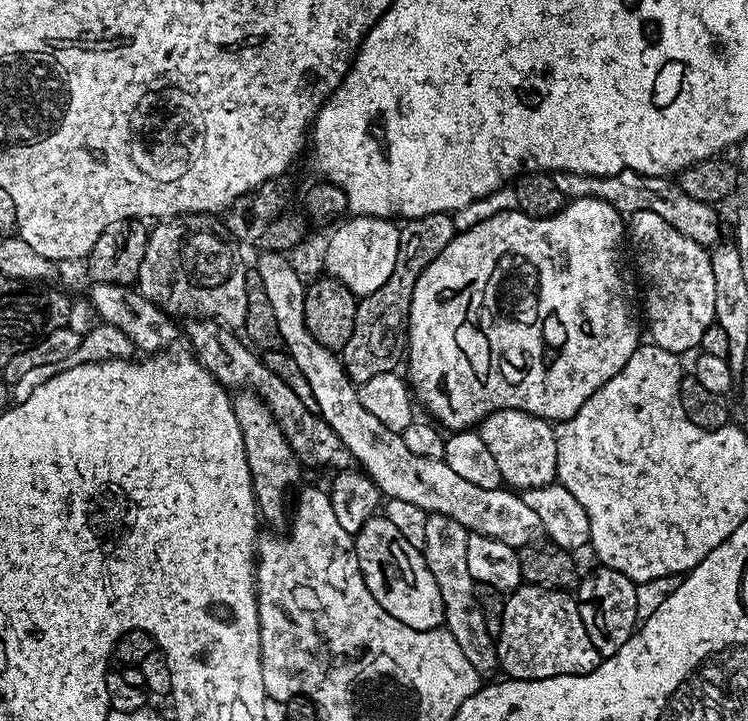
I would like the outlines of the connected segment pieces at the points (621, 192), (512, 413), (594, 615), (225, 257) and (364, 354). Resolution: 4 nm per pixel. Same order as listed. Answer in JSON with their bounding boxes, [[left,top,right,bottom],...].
[[551,172,721,246],[478,410,558,489],[574,566,638,657],[138,214,249,330],[342,212,457,386]]

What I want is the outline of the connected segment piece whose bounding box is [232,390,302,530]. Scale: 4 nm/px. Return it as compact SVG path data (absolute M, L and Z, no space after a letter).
M247 390L237 391L232 396L232 405L234 414L238 418L238 430L242 430L242 446L246 446L246 462L250 466L259 515L265 525L269 524L272 527L269 529L287 529L290 524L288 491L292 487L295 489L301 483L299 482L302 472L300 460L290 448L286 435L279 428L268 407L254 393Z

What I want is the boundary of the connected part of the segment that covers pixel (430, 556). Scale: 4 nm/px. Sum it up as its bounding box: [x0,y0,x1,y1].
[422,512,498,674]

